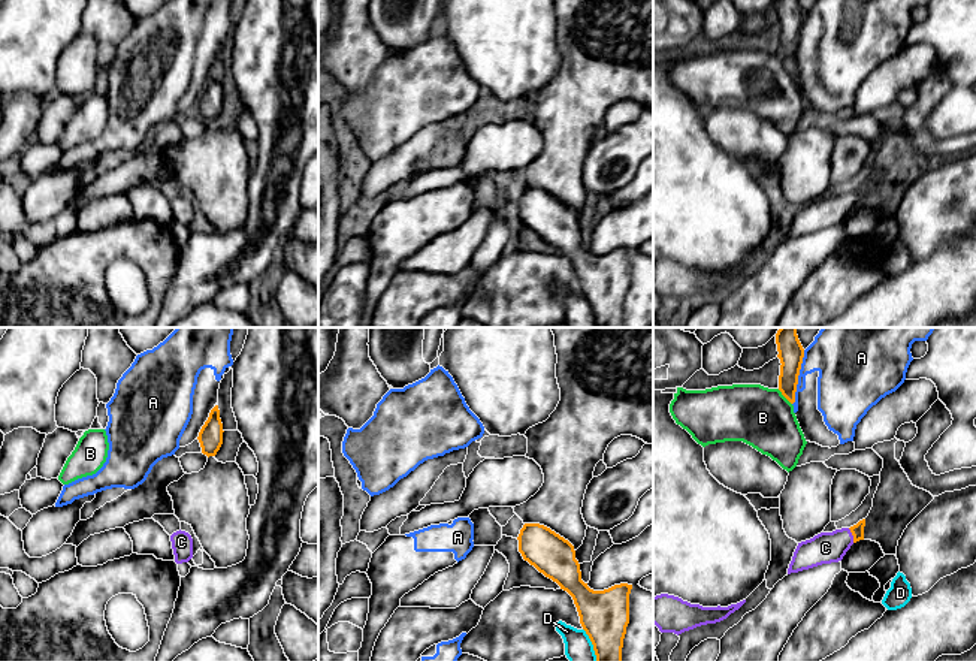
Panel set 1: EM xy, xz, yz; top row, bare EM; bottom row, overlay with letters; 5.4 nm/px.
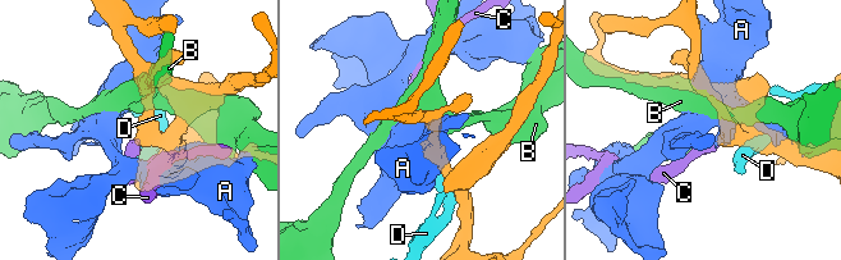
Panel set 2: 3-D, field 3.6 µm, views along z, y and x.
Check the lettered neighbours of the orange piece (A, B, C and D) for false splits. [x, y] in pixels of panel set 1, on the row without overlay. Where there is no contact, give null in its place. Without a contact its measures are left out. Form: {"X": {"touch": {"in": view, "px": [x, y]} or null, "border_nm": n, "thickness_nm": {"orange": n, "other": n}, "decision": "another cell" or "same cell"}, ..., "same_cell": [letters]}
{"A": {"touch": {"in": "yz", "px": [797, 42]}, "border_nm": 300, "thickness_nm": {"orange": 140, "other": 280}, "decision": "another cell"}, "B": {"touch": {"in": "yz", "px": [783, 60]}, "border_nm": 120, "thickness_nm": {"orange": 140, "other": 320}, "decision": "another cell"}, "C": {"touch": {"in": "yz", "px": [852, 199]}, "border_nm": 90, "thickness_nm": {"orange": 70, "other": 170}, "decision": "same cell"}, "D": {"touch": {"in": "xz", "px": [592, 308]}, "border_nm": 200, "thickness_nm": {"orange": 280, "other": 160}, "decision": "another cell"}, "same_cell": ["C"]}

